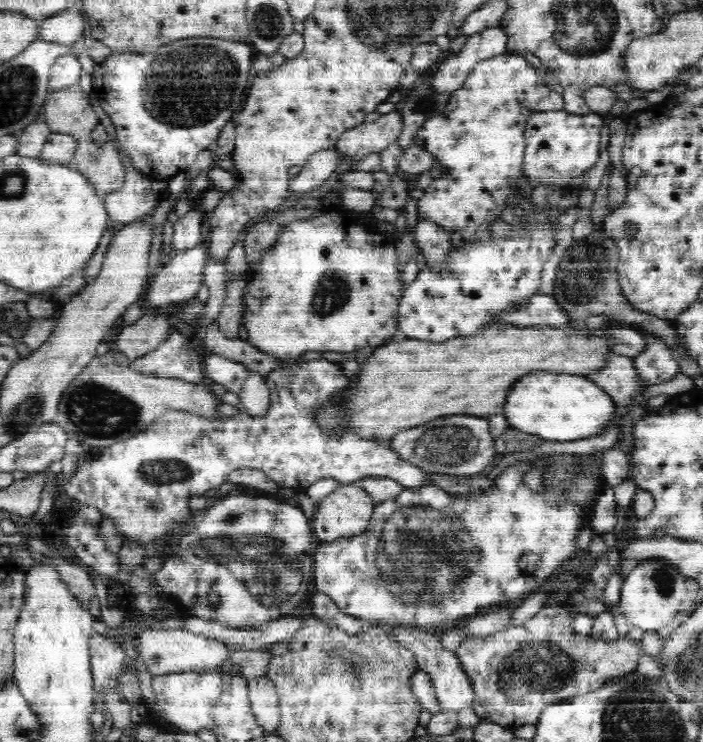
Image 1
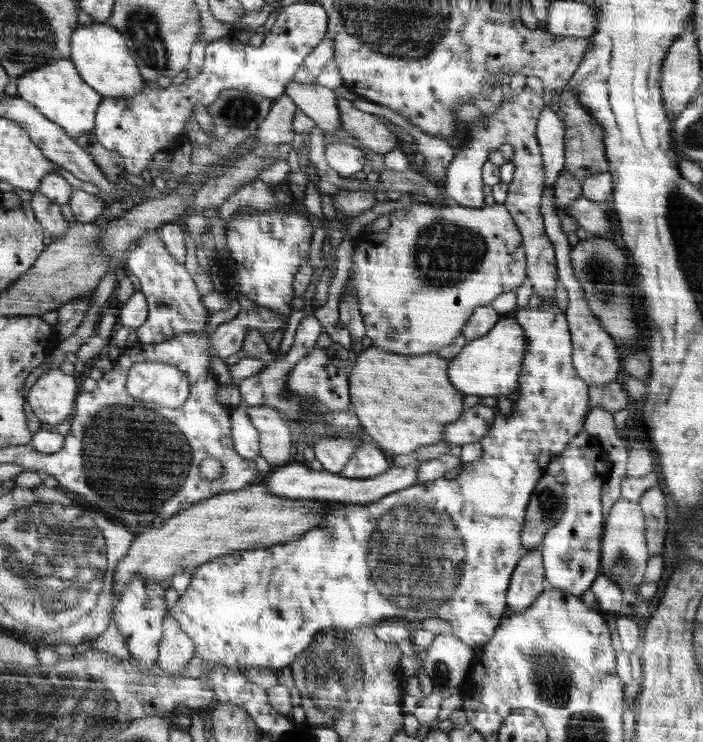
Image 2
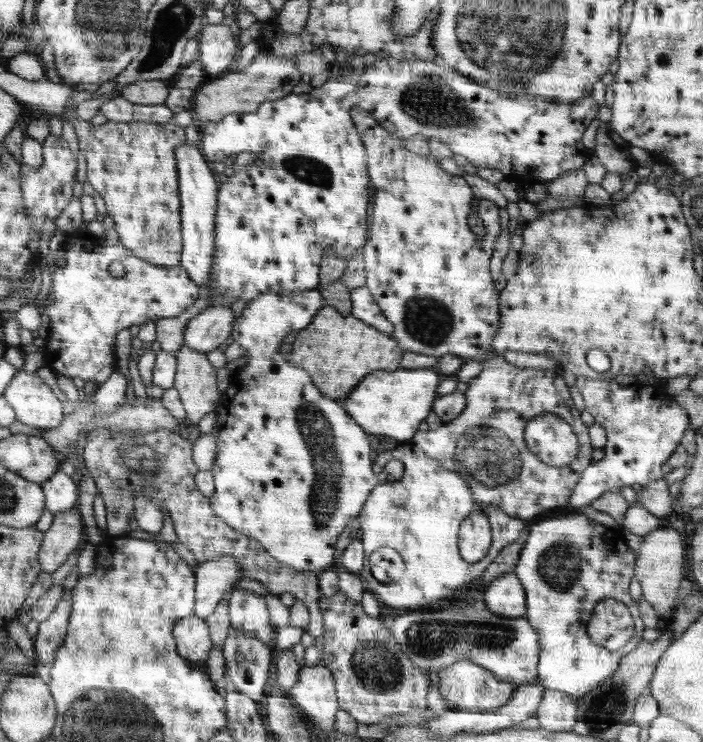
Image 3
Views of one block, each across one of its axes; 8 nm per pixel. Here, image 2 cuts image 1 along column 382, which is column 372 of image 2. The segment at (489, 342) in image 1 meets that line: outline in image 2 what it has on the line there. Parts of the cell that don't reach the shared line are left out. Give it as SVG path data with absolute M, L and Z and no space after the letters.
M370 346L363 349L357 355L347 379L351 405L358 418L362 418L362 426L366 426L366 434L392 454L408 454L414 452L418 446L440 442L440 434L444 426L458 420L463 413L464 396L452 388L446 370L449 370L448 362L441 355L434 353L410 356L384 350L382 347Z

